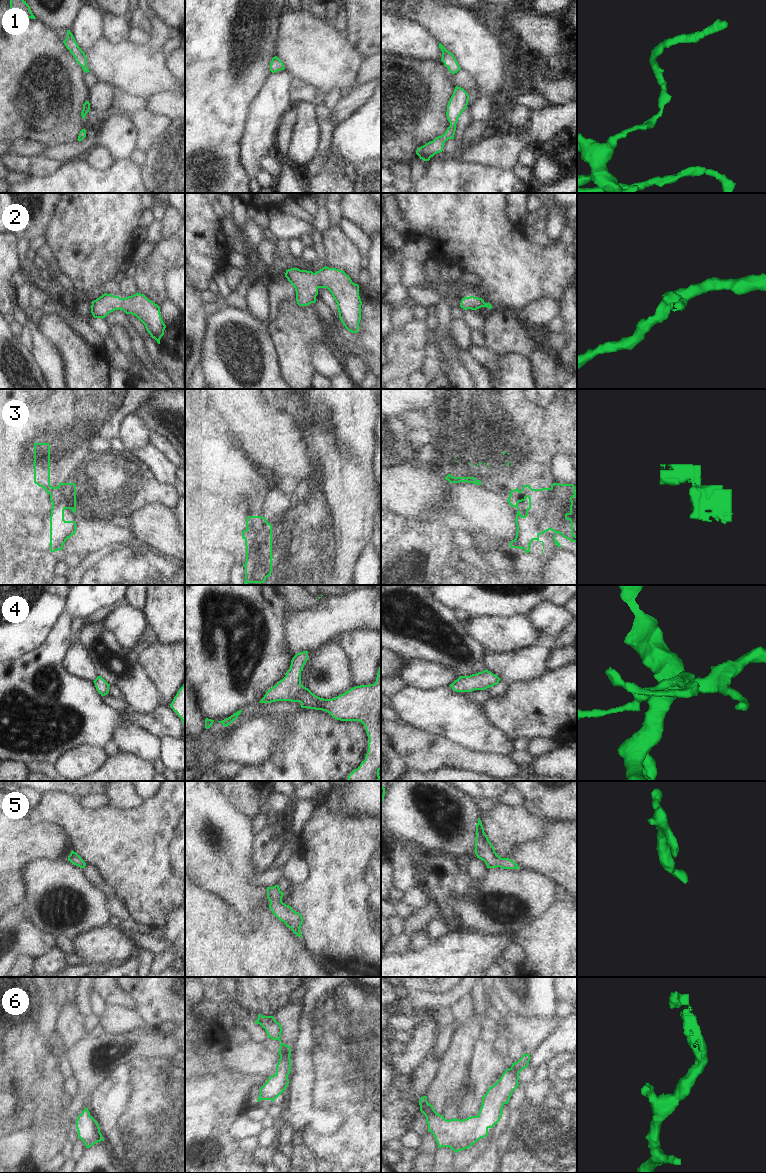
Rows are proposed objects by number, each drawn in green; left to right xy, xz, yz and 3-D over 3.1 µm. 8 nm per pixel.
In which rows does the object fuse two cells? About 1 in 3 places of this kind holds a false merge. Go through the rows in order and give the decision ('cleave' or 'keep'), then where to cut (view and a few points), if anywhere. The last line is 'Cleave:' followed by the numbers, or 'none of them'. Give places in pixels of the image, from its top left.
1: keep | no cut
2: keep | no cut
3: cleave | xy (52, 487), (49, 493)
4: keep | no cut
5: keep | no cut
6: keep | no cut
Cleave: 3

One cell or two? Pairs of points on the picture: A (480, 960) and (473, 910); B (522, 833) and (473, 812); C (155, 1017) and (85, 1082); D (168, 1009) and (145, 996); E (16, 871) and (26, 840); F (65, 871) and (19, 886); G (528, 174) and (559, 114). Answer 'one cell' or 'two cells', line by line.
A: two cells
B: two cells
C: two cells
D: one cell
E: one cell
F: two cells
G: two cells

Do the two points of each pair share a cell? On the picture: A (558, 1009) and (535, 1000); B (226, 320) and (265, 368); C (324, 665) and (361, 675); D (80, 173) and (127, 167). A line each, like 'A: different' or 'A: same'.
A: same
B: same
C: different
D: same

